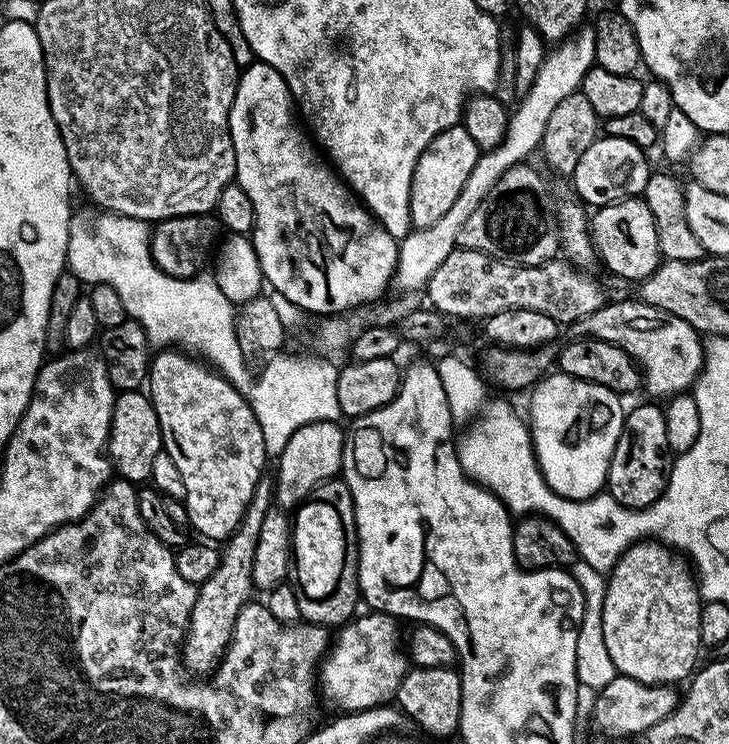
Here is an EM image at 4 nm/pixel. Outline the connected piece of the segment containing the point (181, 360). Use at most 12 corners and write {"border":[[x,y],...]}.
{"border":[[184,350],[146,392],[188,524],[227,541],[265,475],[264,435]]}

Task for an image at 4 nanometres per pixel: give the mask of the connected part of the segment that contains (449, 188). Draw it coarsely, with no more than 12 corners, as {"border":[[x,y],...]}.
{"border":[[463,126],[418,158],[413,229],[429,228],[462,194],[480,148]]}

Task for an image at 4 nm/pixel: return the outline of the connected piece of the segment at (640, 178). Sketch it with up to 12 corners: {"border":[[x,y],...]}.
{"border":[[601,135],[570,175],[588,206],[643,197],[645,149]]}

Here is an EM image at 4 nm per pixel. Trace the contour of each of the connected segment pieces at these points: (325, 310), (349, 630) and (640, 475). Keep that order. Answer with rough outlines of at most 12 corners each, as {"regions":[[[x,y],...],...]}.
{"regions":[[[274,66],[228,125],[274,293],[348,312],[393,283],[398,241],[299,123]],[[365,611],[335,633],[318,692],[341,713],[395,701],[401,625]],[[659,403],[627,409],[607,495],[650,506],[668,484]]]}

